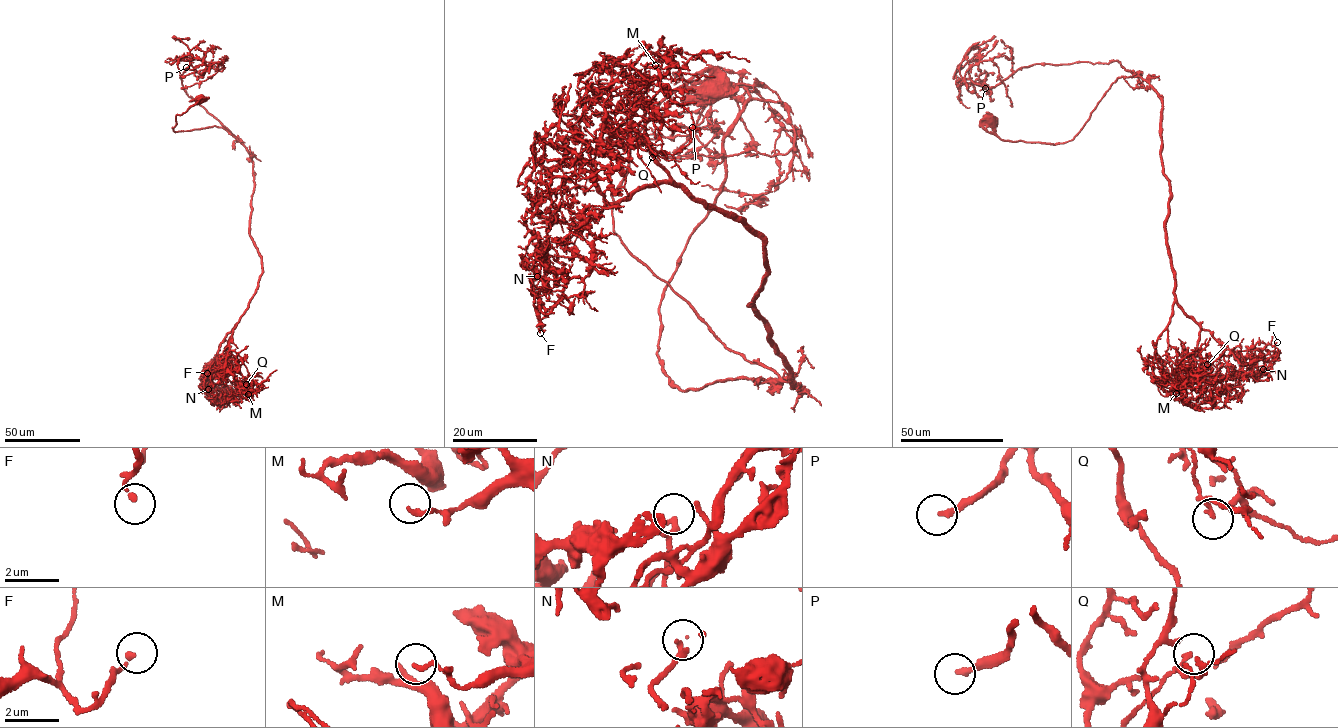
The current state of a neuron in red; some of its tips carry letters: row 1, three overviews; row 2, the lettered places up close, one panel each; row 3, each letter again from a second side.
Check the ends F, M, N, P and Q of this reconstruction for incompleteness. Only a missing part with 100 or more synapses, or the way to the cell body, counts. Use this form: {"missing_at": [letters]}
{"missing_at": ["P"]}

